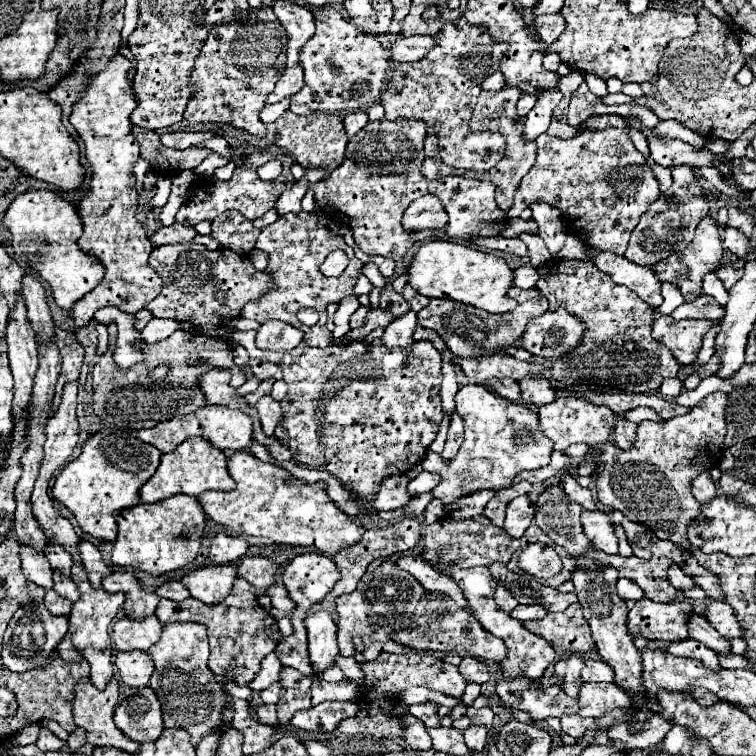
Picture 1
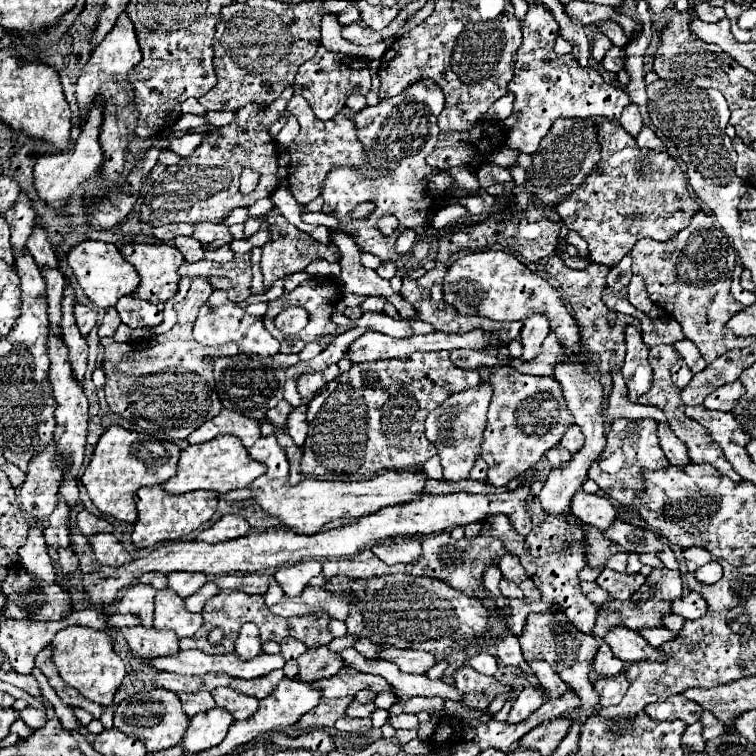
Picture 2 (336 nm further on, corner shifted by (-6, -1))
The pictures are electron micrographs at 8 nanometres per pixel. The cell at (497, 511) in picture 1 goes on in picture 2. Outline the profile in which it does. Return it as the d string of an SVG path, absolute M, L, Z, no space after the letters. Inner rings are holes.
M536 482L532 488L532 494L530 494L530 514L534 520L534 530L528 536L514 534L514 528L510 528L508 518L504 518L504 516L488 518L482 524L480 534L502 540L506 550L514 552L520 558L524 570L528 572L528 576L534 580L536 588L540 590L542 600L562 600L560 606L564 608L570 622L584 634L592 634L598 608L580 592L580 580L578 580L580 570L586 566L586 558L582 554L582 530L578 530L578 526L570 524L566 514L552 516L542 510L542 504L534 496L534 492L540 492L540 486L542 486L542 482Z

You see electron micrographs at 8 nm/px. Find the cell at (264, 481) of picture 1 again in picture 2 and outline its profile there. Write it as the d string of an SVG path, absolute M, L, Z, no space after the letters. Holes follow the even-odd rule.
M262 436L258 442L248 450L250 456L268 466L266 474L256 478L250 486L252 498L262 506L264 512L270 512L288 528L298 534L316 534L324 524L336 518L362 518L374 514L386 506L414 502L424 494L424 486L428 474L424 472L384 472L376 478L364 482L324 482L324 480L304 480L296 486L288 484L288 460L286 452L278 446L276 436Z

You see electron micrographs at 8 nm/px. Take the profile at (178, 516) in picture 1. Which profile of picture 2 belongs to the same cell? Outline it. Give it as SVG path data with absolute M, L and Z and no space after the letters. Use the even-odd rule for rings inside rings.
M150 486L150 488L140 488L134 500L138 506L138 520L134 524L132 542L136 548L148 548L160 542L180 540L182 536L190 534L192 530L208 522L218 508L218 494L210 490L196 490L196 492L186 492L186 494L166 494L164 486Z

